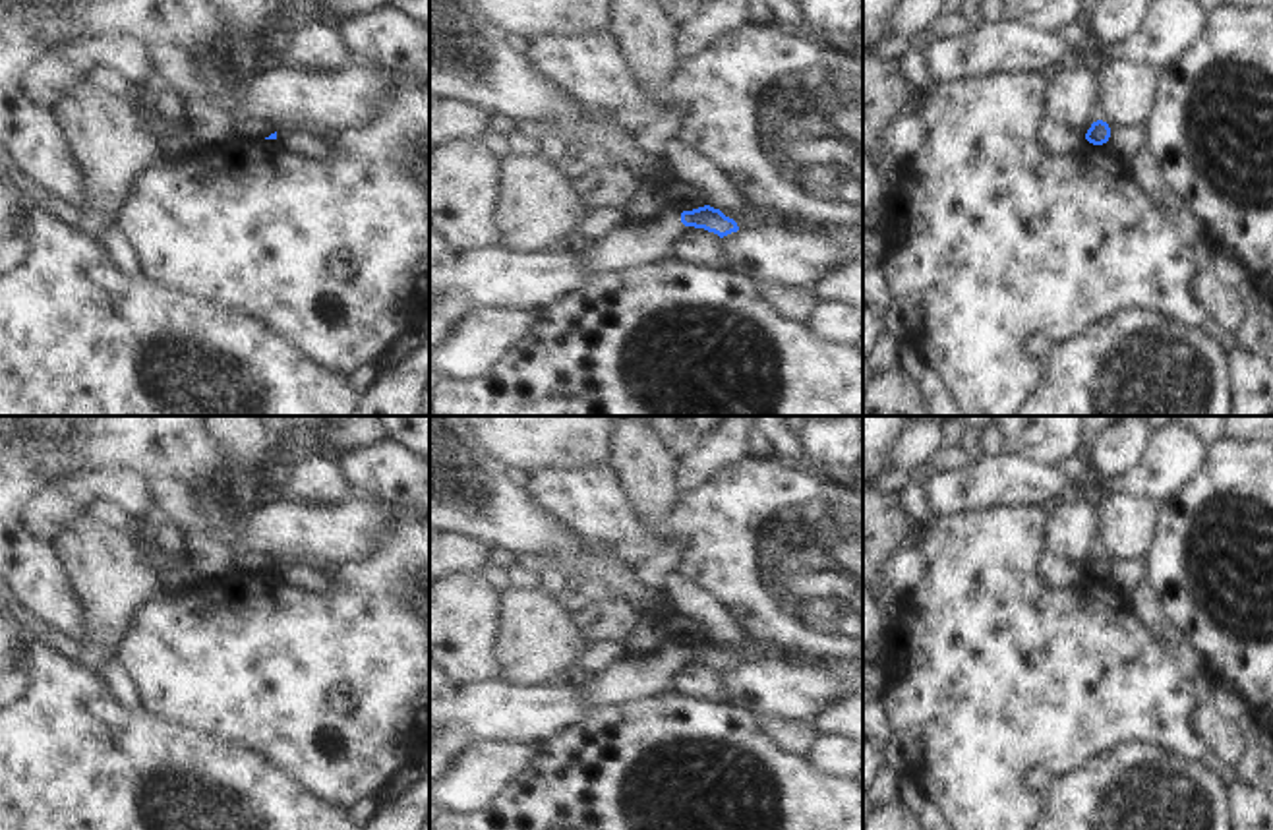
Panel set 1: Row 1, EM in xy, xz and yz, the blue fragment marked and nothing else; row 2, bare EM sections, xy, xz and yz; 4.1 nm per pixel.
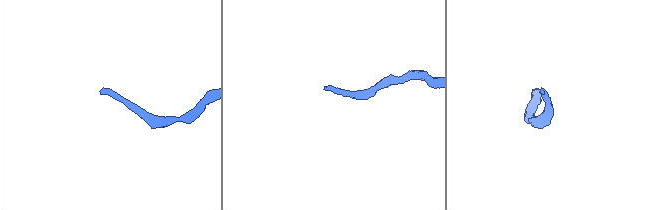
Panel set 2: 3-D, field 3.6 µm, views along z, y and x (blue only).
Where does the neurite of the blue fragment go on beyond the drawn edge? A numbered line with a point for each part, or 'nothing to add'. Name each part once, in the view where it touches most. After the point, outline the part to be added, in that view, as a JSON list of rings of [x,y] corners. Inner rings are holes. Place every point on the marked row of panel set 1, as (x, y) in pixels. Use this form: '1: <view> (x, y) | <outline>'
1: xz (631, 244) | [[[666,207],[648,222],[625,221],[604,240],[588,246],[586,257],[600,275],[673,259],[675,240],[695,228],[681,222],[681,209]]]

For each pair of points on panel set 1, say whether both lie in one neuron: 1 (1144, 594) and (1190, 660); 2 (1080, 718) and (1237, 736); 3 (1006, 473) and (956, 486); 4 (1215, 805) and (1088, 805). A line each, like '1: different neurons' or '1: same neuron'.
1: same neuron
2: different neurons
3: same neuron
4: same neuron

